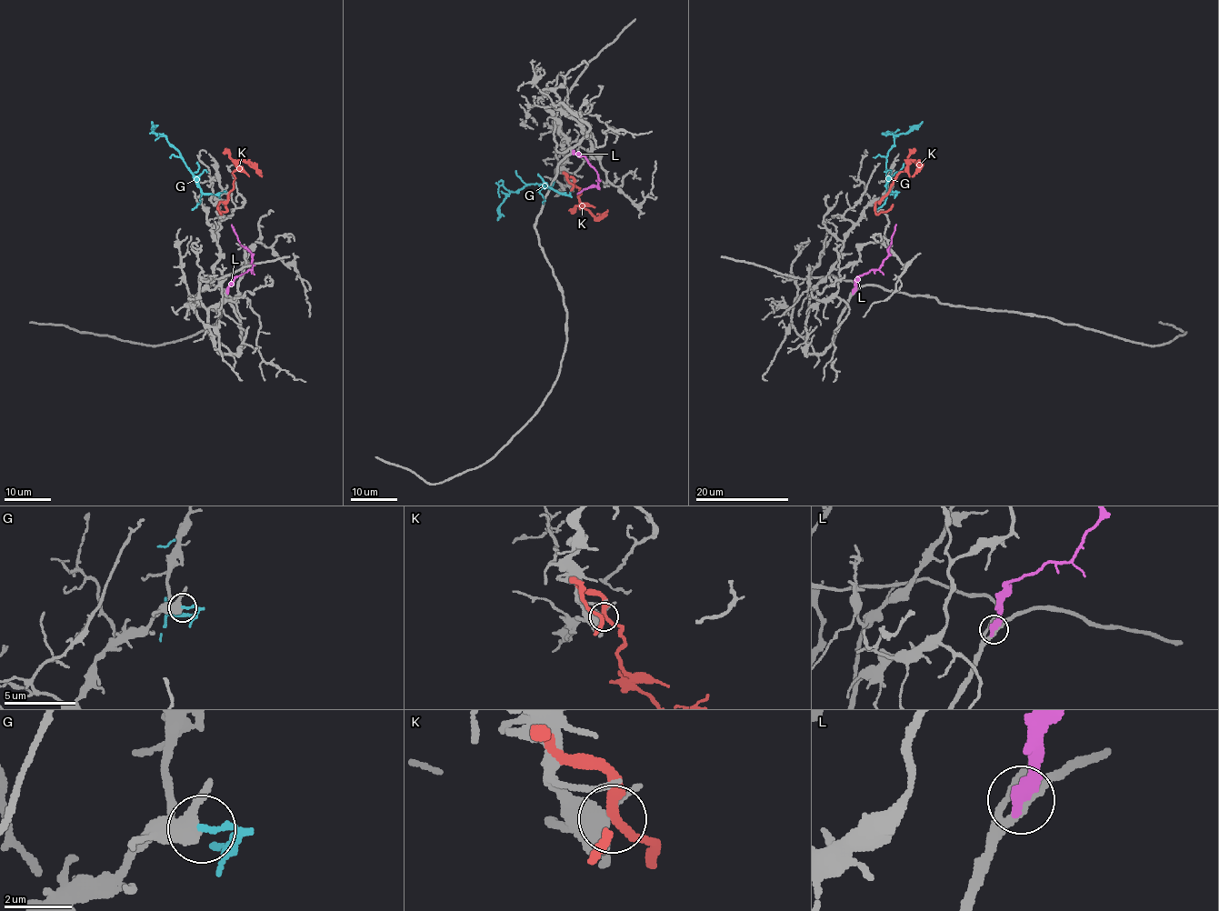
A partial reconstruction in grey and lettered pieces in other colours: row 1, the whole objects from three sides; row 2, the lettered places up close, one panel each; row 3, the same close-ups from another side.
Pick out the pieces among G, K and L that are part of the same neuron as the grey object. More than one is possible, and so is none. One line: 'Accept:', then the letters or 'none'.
Accept: none

